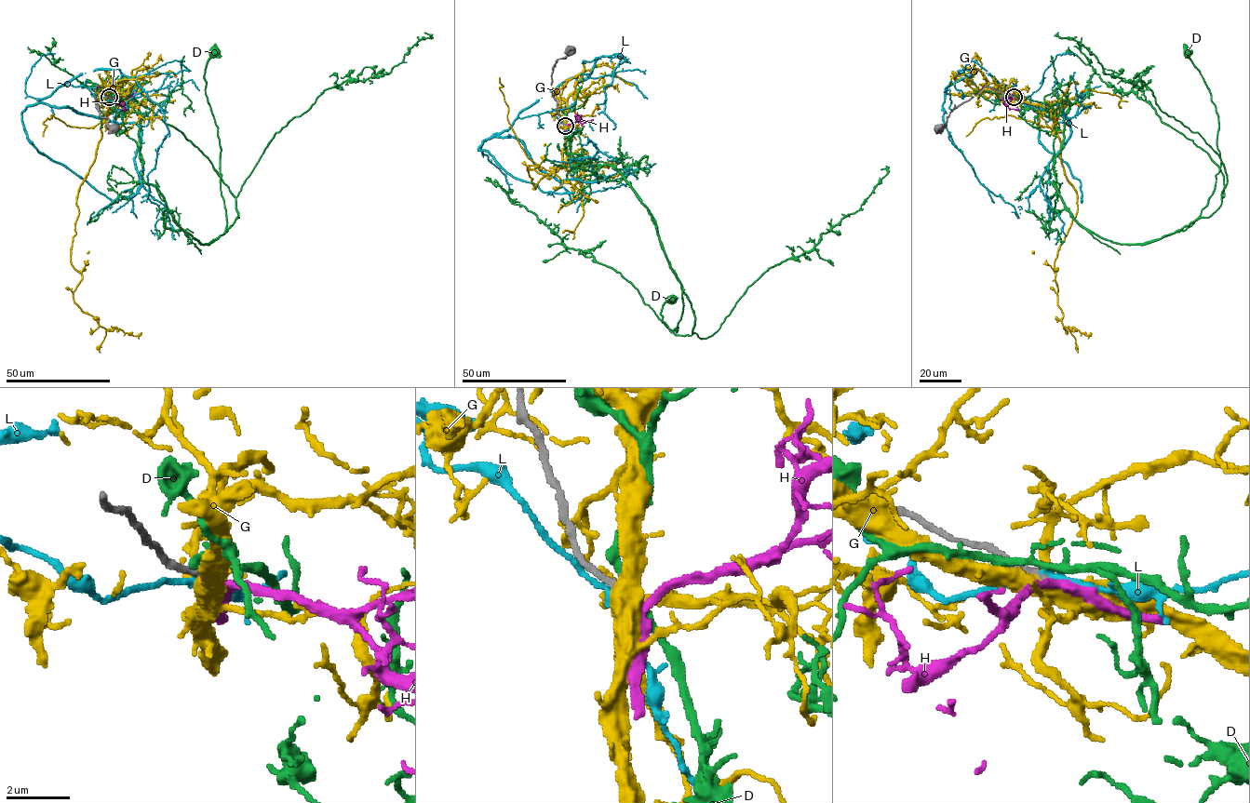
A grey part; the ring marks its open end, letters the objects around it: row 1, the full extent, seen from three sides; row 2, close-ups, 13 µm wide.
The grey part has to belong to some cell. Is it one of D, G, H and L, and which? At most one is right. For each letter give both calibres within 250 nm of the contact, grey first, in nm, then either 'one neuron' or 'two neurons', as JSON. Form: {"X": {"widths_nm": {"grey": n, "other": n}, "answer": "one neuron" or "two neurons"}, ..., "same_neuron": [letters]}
{"D": {"widths_nm": {"grey": 280, "other": 190}, "answer": "two neurons"}, "G": {"widths_nm": {"grey": 280, "other": 500}, "answer": "two neurons"}, "H": {"widths_nm": {"grey": 240, "other": 220}, "answer": "one neuron"}, "L": {"widths_nm": {"grey": 280, "other": 200}, "answer": "two neurons"}, "same_neuron": ["H"]}

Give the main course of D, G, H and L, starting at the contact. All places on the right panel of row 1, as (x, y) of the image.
D: (1014, 96), (1064, 114), (1053, 185), (1072, 217), (1157, 240), (1200, 215), (1220, 167), (1188, 52)
G: (1014, 97), (1041, 104), (1055, 114), (1061, 163), (1077, 205), (1055, 260), (1057, 304), (1064, 326), (1090, 332)
H: (1014, 97), (1005, 104), (1010, 109), (1018, 109)
L: (1014, 97), (1001, 89), (1006, 85), (1027, 107), (1069, 123), (1070, 136), (1040, 184), (1064, 222), (1055, 238)

